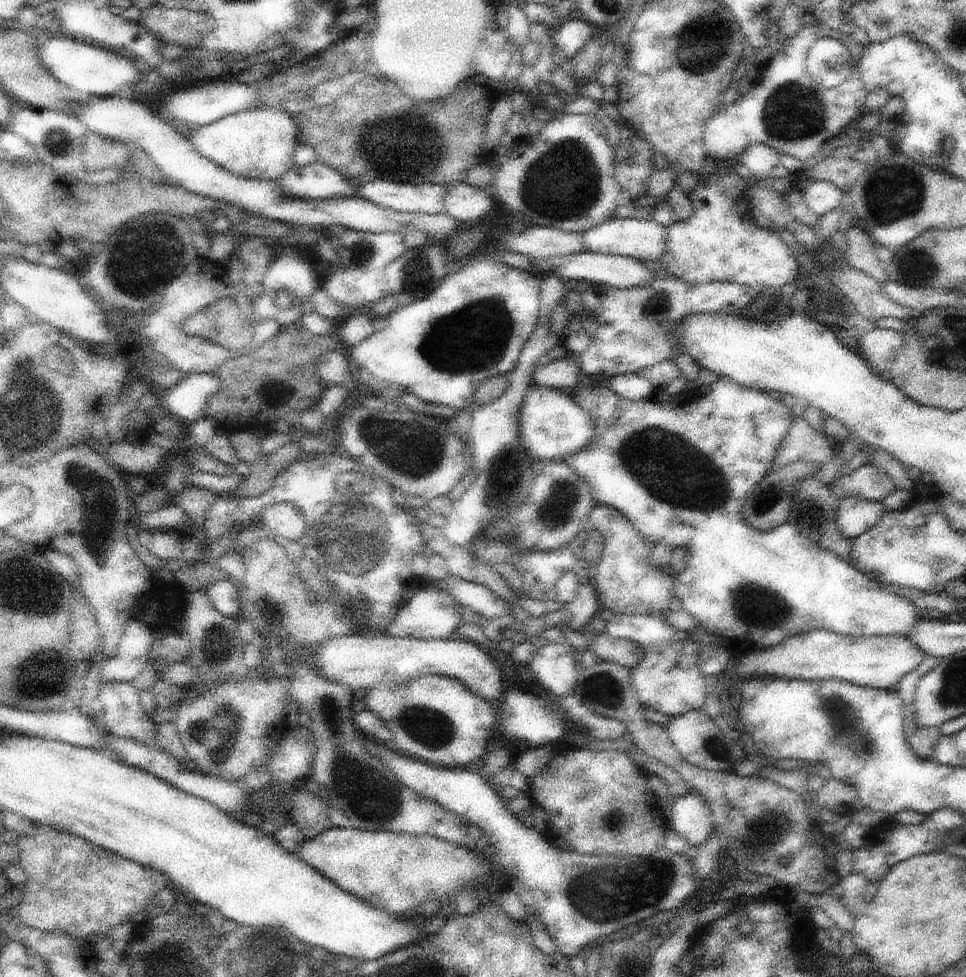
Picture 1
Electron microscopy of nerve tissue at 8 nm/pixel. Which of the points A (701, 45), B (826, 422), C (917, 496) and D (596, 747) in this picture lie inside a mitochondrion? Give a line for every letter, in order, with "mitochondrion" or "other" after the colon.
A: mitochondrion
B: other
C: other
D: other

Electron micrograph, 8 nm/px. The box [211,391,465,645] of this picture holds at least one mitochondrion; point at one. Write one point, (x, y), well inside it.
(350, 537)

